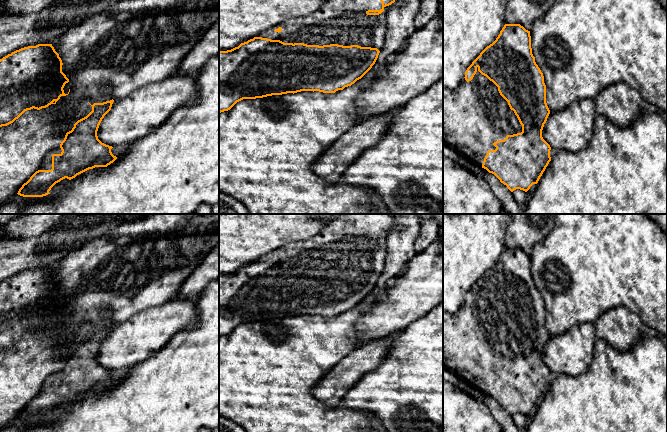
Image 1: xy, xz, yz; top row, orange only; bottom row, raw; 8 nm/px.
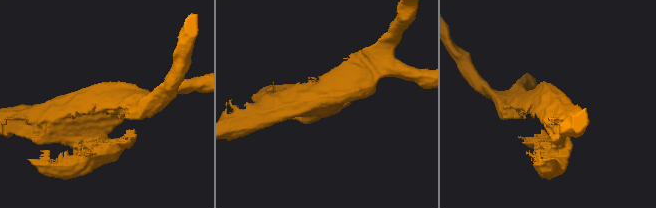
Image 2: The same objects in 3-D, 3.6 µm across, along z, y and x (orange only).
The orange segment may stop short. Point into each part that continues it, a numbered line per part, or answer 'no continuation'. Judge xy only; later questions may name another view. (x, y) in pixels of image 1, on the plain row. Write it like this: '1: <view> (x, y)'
1: xy (47, 386)

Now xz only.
1: xz (342, 244)

